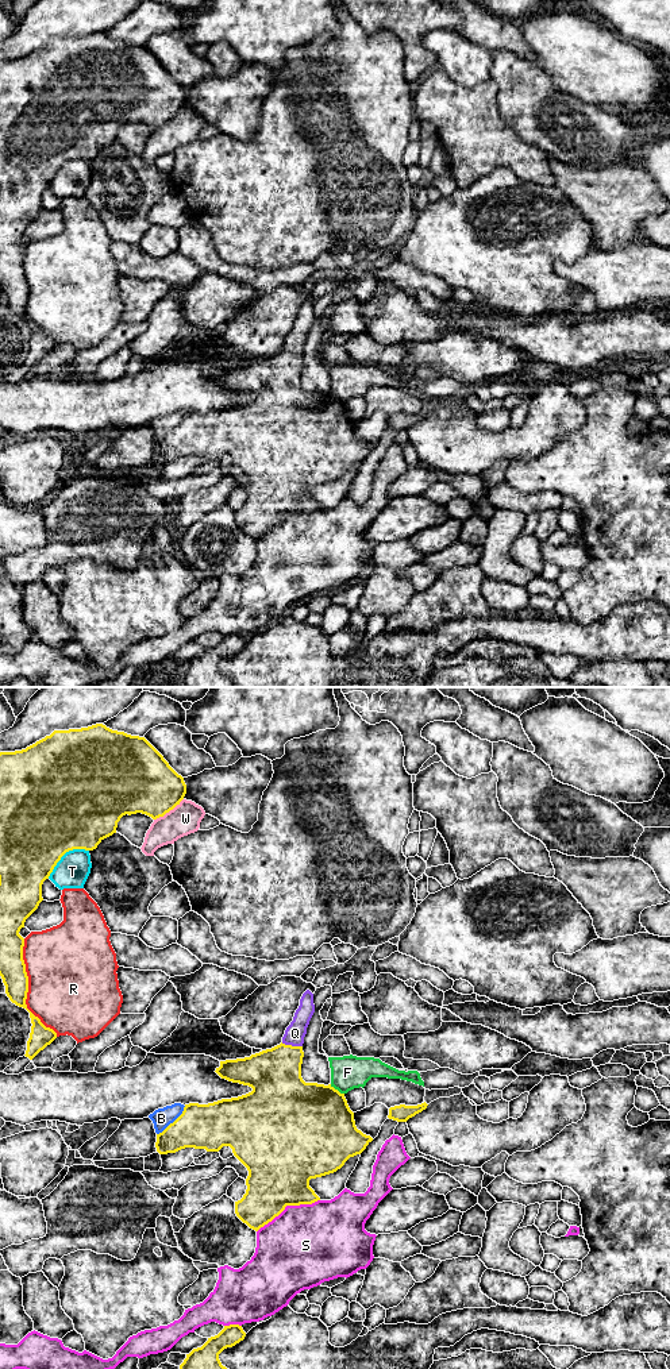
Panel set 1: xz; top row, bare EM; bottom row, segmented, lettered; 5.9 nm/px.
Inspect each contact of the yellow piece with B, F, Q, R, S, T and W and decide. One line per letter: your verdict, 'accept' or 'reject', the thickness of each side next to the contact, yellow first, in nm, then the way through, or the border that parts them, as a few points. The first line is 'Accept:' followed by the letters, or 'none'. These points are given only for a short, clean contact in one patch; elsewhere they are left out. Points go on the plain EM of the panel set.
Accept: Q
B: reject; calibres 280 and 120 nm
F: reject; calibres 480 and 200 nm
Q: accept; calibres 320 and 120 nm; way xz (274, 384), (288, 365), (291, 354), (295, 342)
R: reject; calibres 160 and 500 nm
S: reject; calibres 400 and 460 nm
T: reject; calibres 500 and 200 nm
W: reject; calibres 380 and 180 nm

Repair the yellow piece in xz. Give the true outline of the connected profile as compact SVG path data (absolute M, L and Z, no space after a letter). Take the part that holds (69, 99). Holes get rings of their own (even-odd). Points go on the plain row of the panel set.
M96 32L81 38L54 39L50 45L46 45L26 58L15 61L0 61L0 285L5 294L5 302L9 309L30 321L32 335L24 363L30 369L32 369L41 359L43 359L57 347L57 342L53 338L46 336L41 328L27 317L26 308L28 301L28 285L23 269L24 247L19 243L20 238L24 236L26 228L38 217L39 212L43 209L43 190L49 188L54 176L66 161L73 158L93 159L104 147L116 142L118 131L123 124L142 122L151 126L153 128L157 128L180 113L185 103L186 93L184 86L169 74L163 65L145 46L112 39L103 32Z

